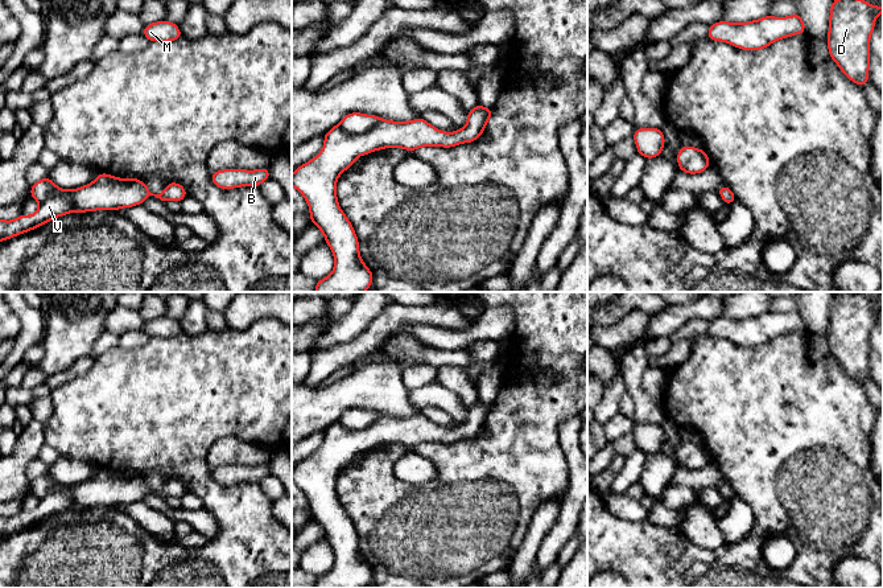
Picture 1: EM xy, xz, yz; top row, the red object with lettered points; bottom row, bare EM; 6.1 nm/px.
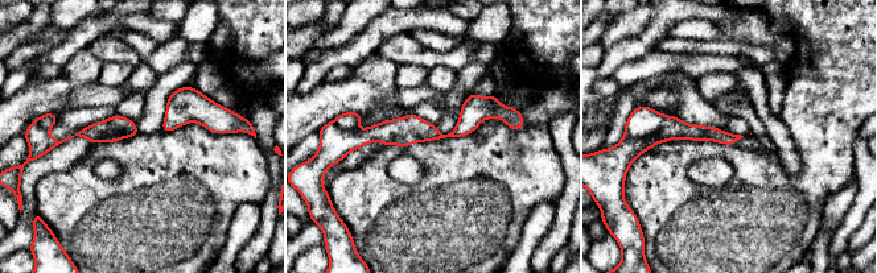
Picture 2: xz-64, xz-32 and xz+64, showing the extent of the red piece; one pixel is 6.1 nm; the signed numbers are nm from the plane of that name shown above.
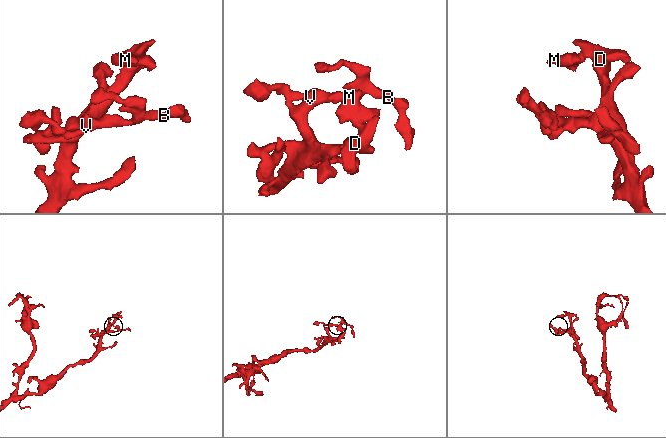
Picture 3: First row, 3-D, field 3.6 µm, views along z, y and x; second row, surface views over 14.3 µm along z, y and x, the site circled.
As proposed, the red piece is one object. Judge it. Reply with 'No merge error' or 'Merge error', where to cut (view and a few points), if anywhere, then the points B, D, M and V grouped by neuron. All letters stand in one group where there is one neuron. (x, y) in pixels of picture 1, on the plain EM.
No merge error. No split. Groups: B D M V

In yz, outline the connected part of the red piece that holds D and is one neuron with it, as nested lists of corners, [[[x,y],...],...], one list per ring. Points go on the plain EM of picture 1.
[[[861,293],[834,295],[830,304],[826,333],[830,355],[861,383],[868,378],[870,333],[880,309],[883,303],[871,301]]]

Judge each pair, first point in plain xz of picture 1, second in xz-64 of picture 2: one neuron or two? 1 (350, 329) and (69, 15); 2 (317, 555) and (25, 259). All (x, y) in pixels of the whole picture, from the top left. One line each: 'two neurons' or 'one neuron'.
1: one neuron
2: one neuron

